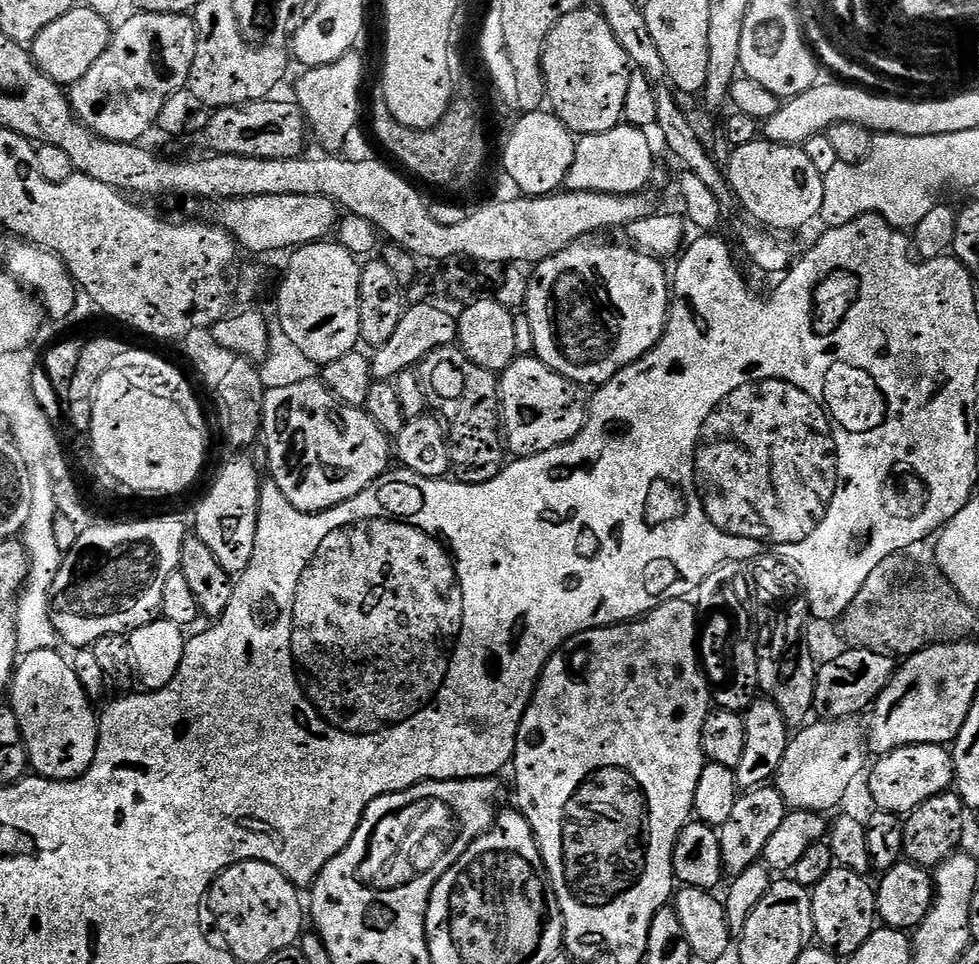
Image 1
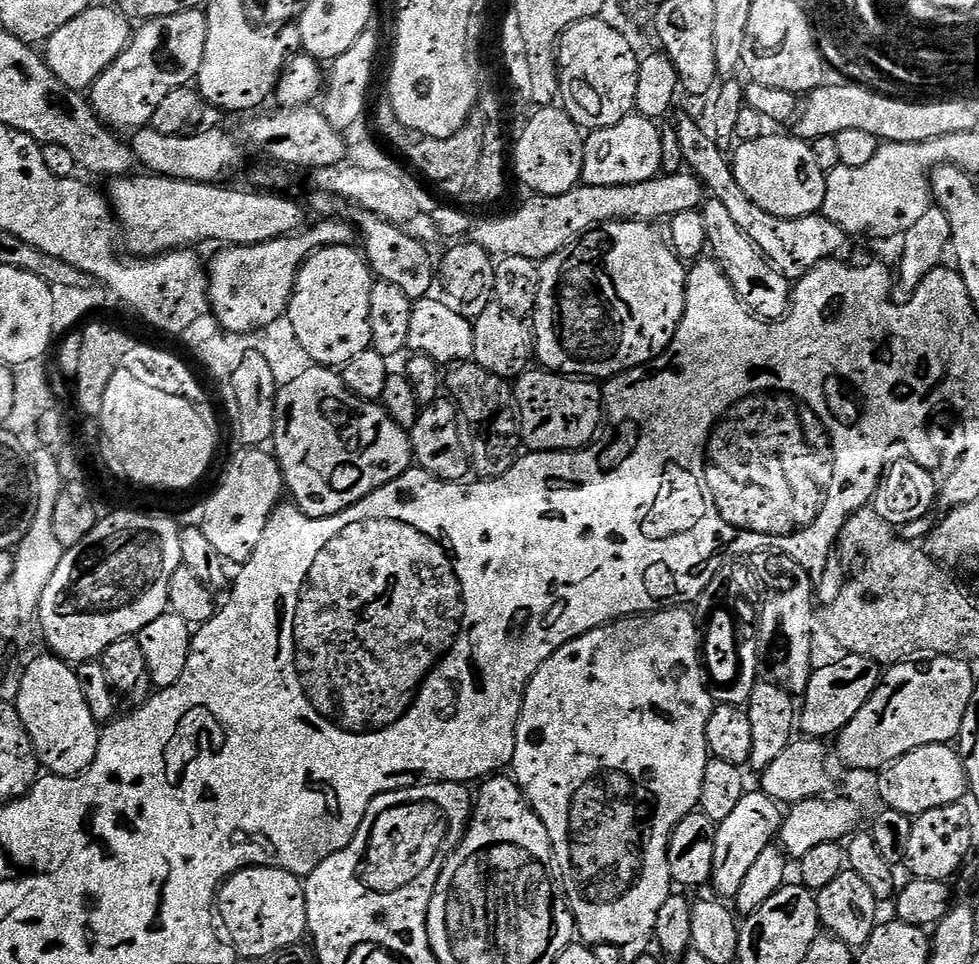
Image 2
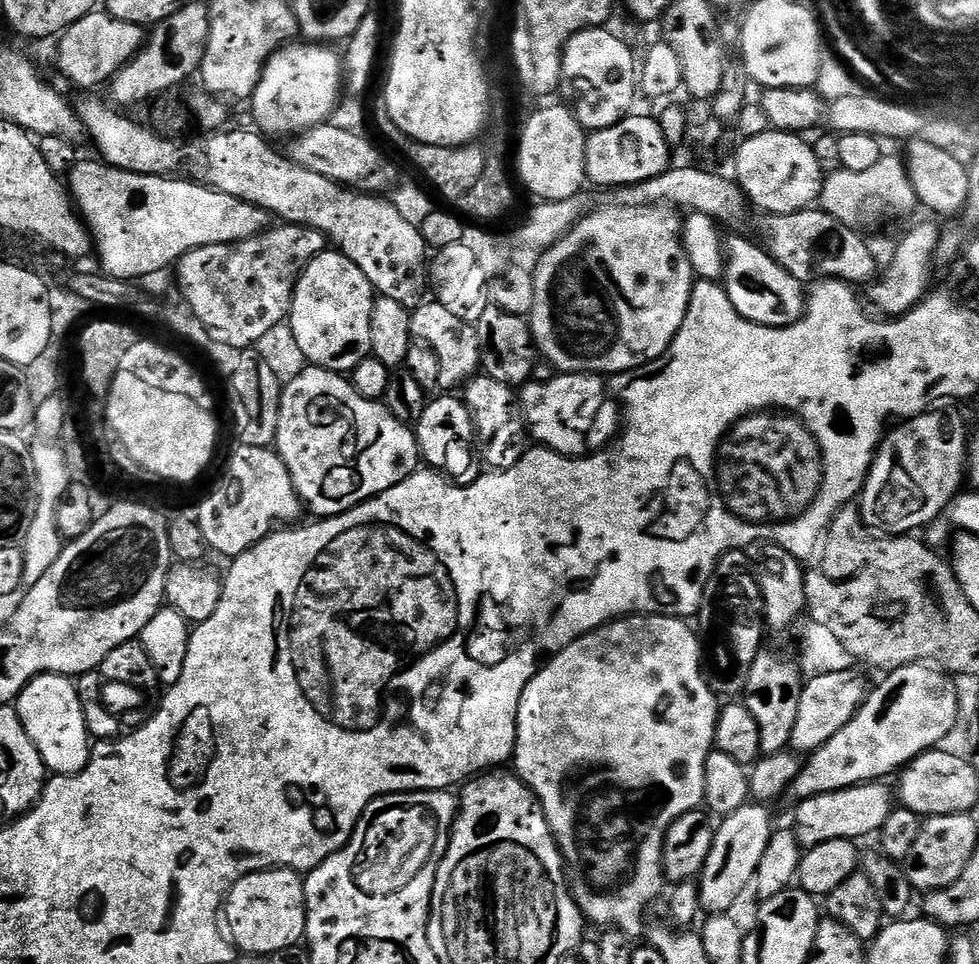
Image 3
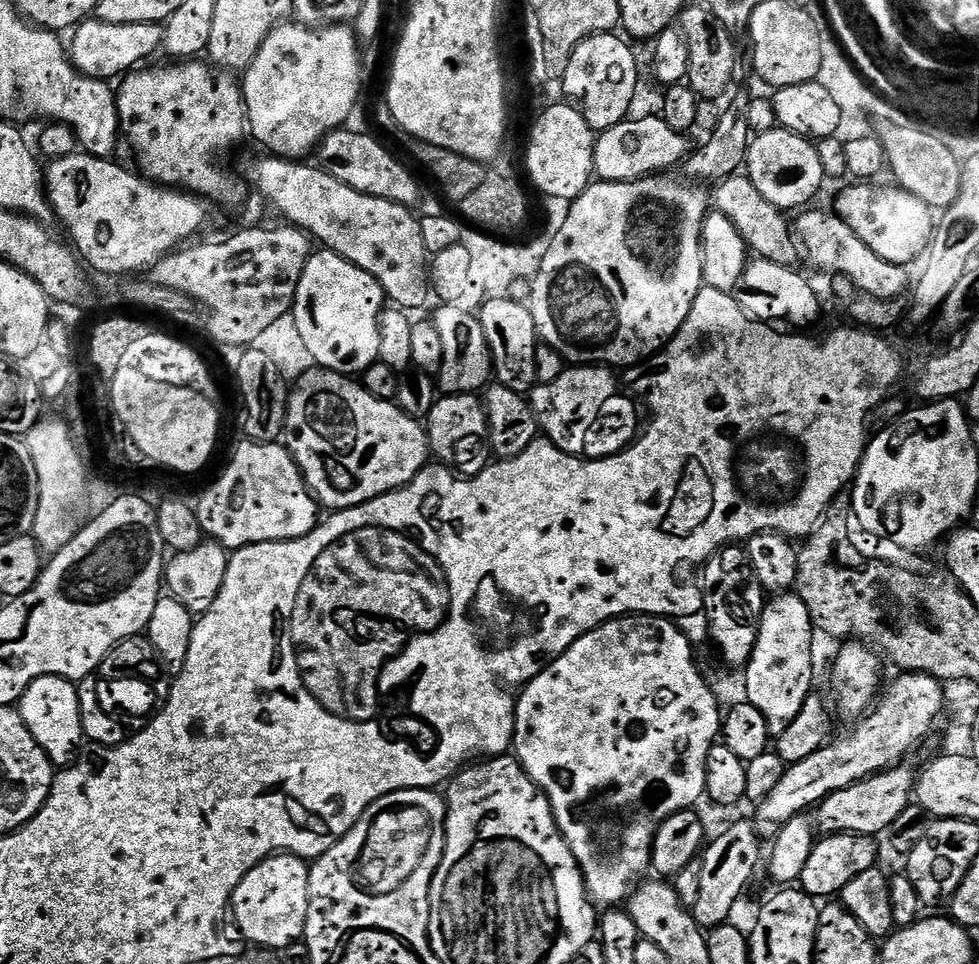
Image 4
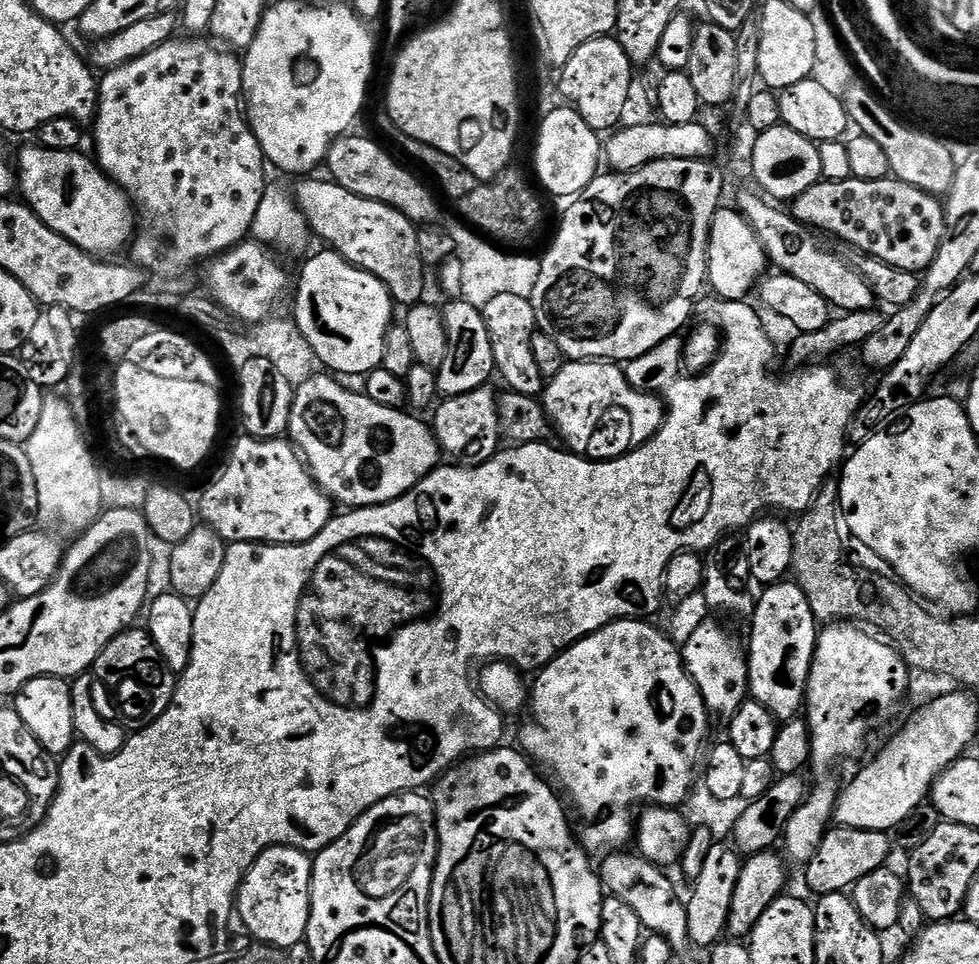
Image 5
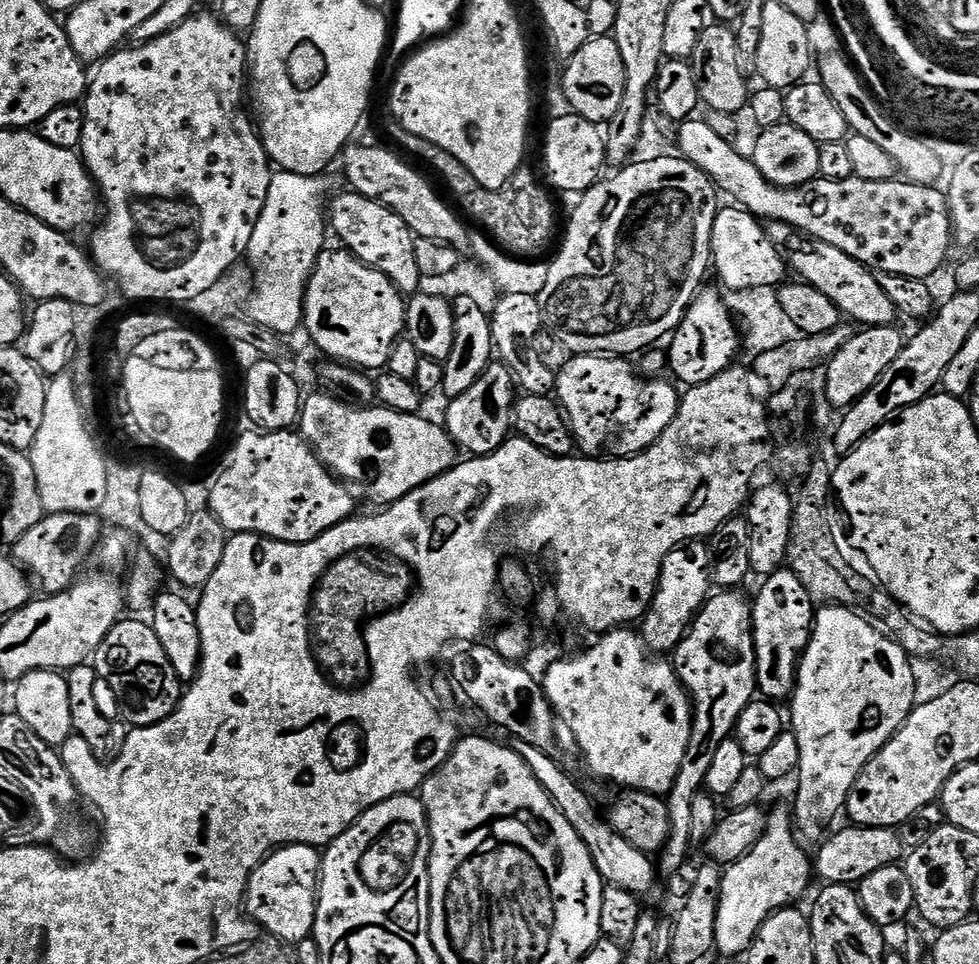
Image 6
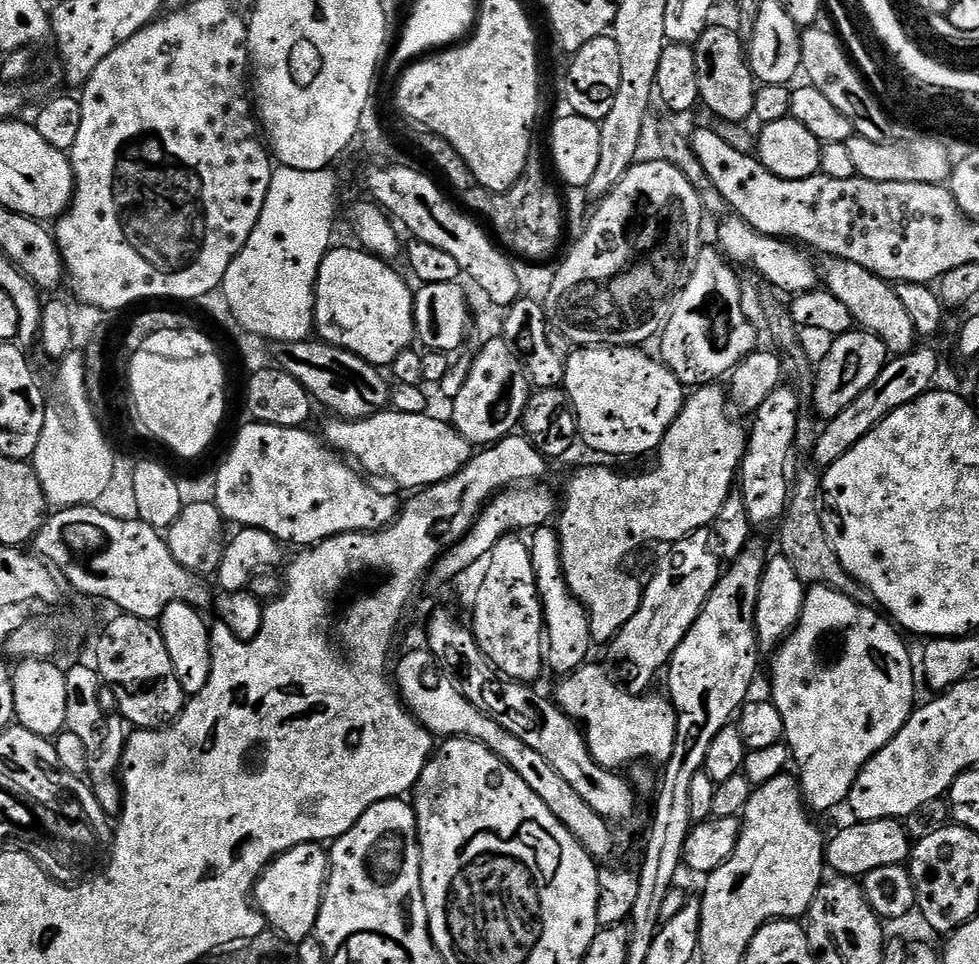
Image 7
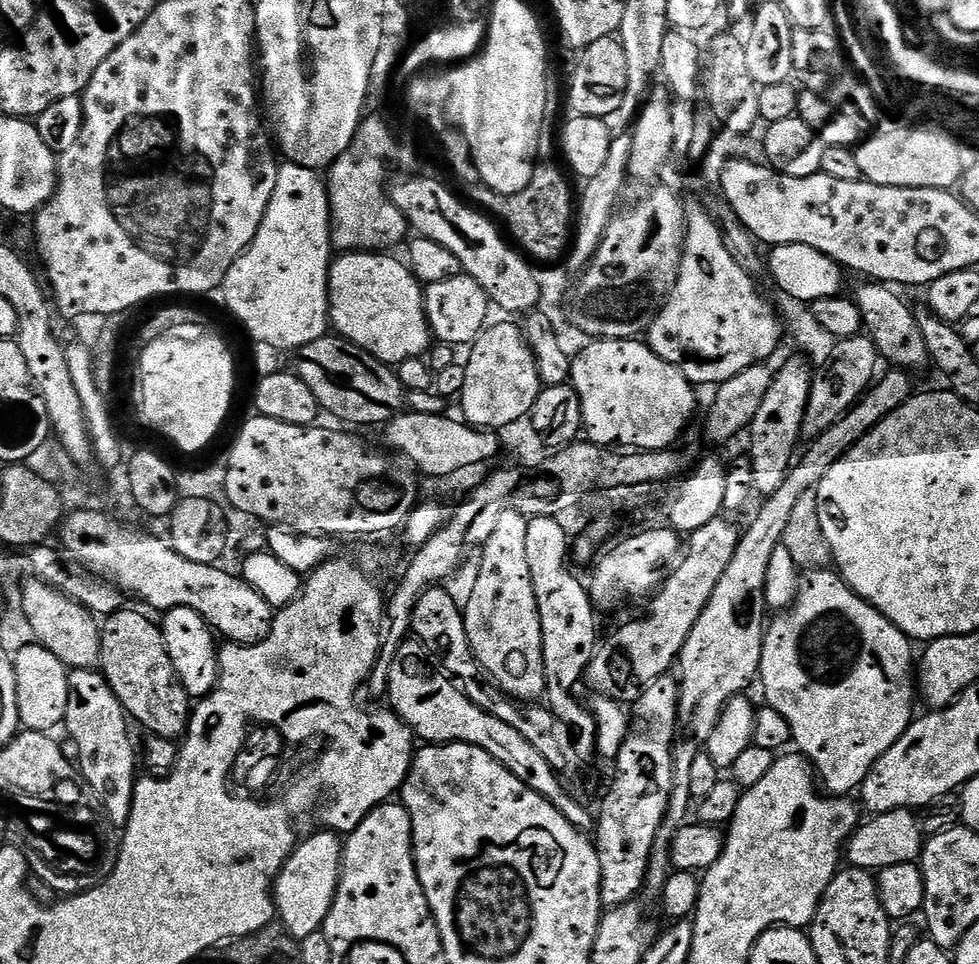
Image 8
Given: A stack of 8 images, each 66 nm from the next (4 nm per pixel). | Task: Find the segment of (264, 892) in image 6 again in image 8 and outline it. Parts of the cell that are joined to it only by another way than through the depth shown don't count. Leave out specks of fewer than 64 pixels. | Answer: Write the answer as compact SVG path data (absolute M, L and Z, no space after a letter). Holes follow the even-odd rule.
M331 830L316 832L297 843L288 861L282 866L282 870L276 876L274 885L274 899L276 902L276 914L279 923L285 932L299 942L310 938L310 934L323 929L326 918L332 909L332 903L336 897L336 887L340 885L340 859L344 853L344 846L341 837Z

